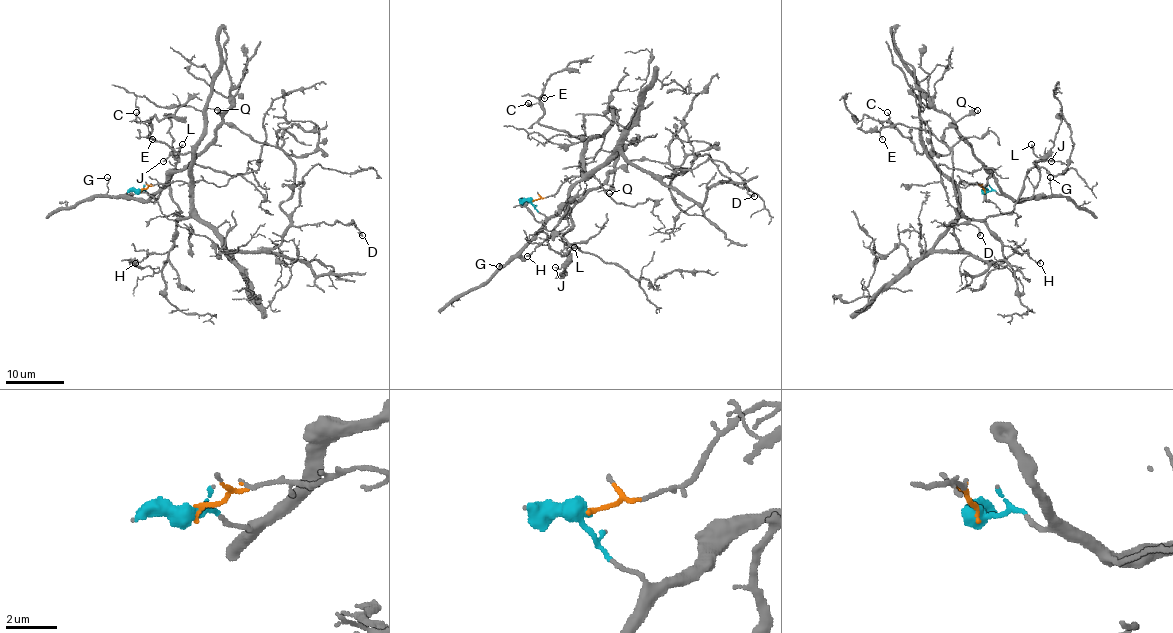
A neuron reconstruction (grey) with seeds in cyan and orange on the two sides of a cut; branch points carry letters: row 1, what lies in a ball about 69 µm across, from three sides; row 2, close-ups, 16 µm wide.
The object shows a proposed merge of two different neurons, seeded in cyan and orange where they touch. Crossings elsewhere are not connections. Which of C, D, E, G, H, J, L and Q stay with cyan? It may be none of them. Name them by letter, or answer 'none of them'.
G, J, L, Q

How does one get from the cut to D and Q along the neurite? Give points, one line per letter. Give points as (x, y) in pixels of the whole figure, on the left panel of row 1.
D: (140, 190), (186, 181), (190, 205), (225, 248), (276, 247), (291, 227), (326, 222), (354, 224), (362, 235)
Q: (140, 190), (154, 194), (205, 148), (222, 121), (222, 114), (218, 110)

